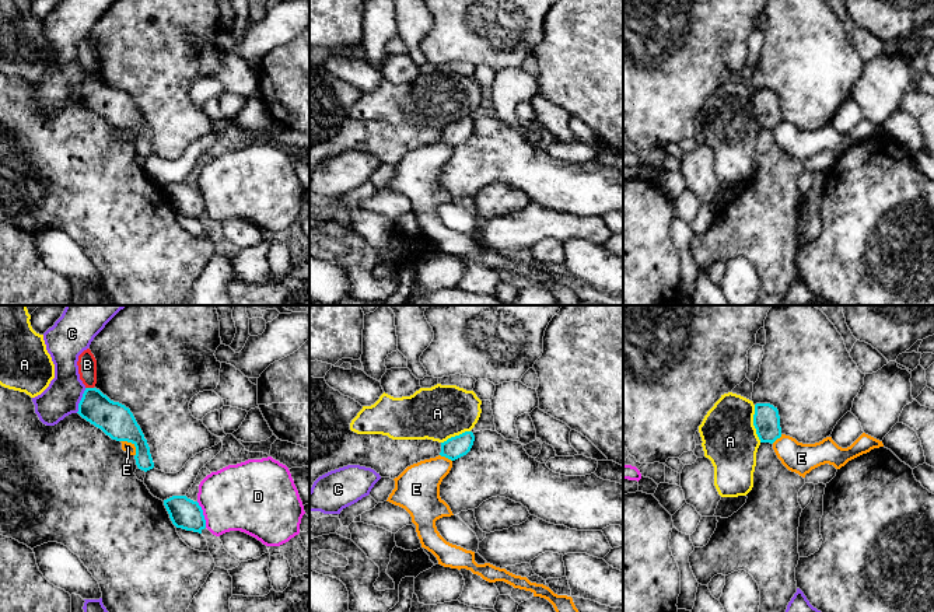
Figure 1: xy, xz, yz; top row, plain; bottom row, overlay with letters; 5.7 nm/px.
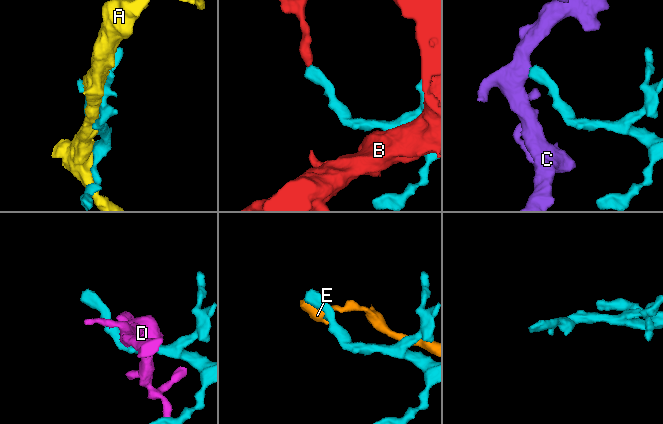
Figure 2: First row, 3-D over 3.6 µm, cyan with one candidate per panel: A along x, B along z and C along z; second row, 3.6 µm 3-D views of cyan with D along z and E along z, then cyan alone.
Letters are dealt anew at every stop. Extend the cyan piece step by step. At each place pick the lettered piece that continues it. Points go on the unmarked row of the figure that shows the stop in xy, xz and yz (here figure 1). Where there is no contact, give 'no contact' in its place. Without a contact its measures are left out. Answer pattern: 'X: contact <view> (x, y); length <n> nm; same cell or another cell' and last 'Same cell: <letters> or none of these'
A: contact yz (754, 109); length 220 nm; another cell
B: contact xy (90, 74); length 50 nm; another cell
C: contact xy (80, 87); length 160 nm; another cell
D: contact xy (202, 200); length 160 nm; another cell
E: contact xy (132, 129); length 130 nm; another cell
Same cell: none of these

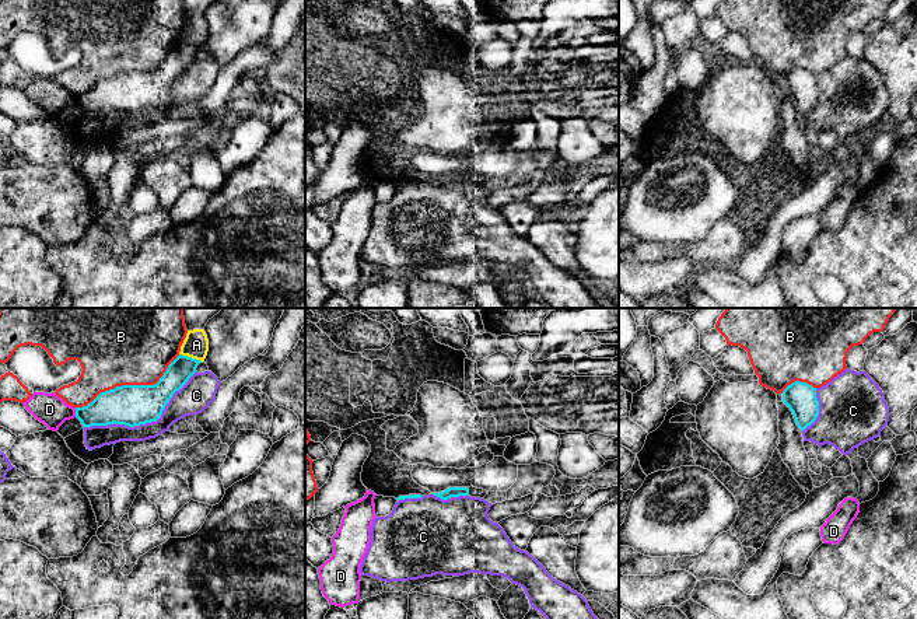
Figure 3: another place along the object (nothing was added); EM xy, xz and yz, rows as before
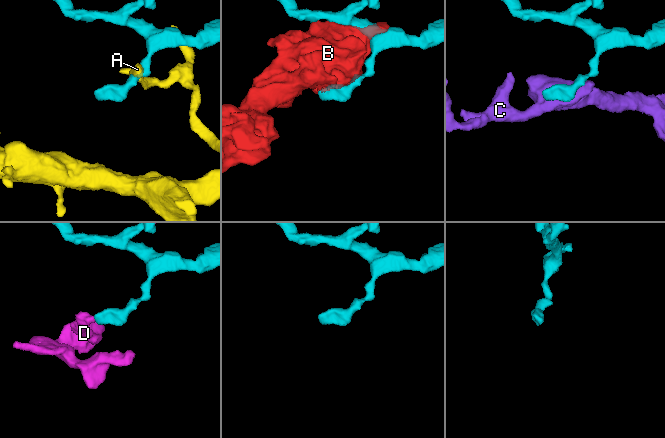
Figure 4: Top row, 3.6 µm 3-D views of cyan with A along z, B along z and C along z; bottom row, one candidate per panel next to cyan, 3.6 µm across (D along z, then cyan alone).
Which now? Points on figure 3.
A: contact xy (191, 44); length 140 nm; another cell
B: contact xy (129, 72); length 650 nm; another cell
C: contact xy (144, 109); length 700 nm; another cell
D: contact xy (76, 98); length 60 nm; another cell
Same cell: none of these

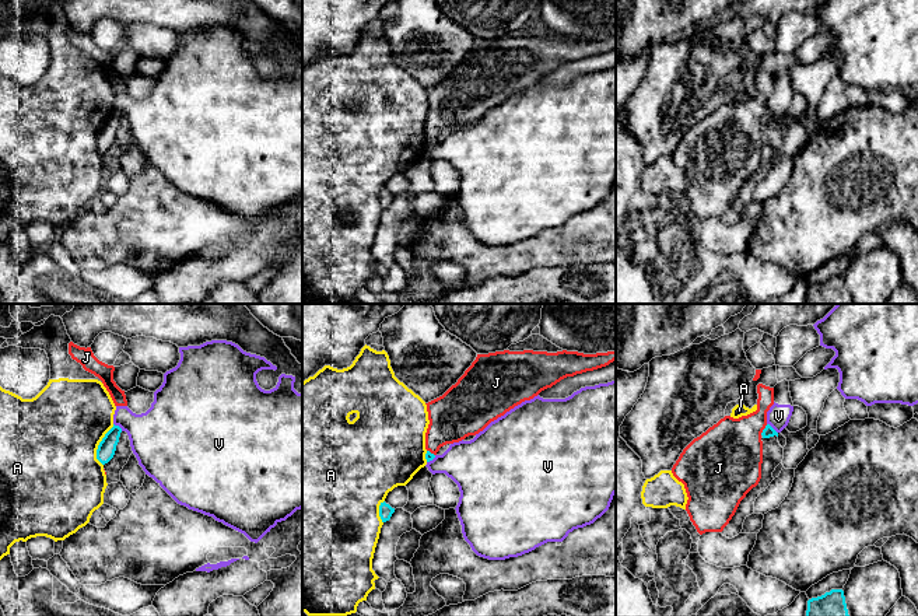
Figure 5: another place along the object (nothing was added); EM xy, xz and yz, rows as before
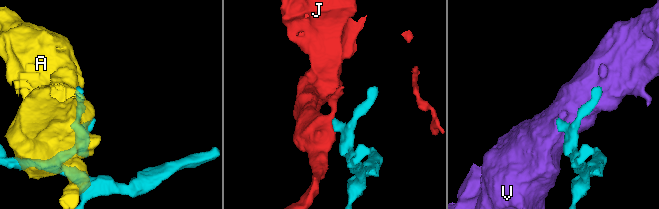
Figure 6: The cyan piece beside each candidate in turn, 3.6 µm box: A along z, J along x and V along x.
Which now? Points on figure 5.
A: contact xy (98, 132); length 240 nm; another cell
J: contact yz (763, 116); length 80 nm; another cell
V: contact yz (773, 115); length 90 nm; another cell
Same cell: none of these

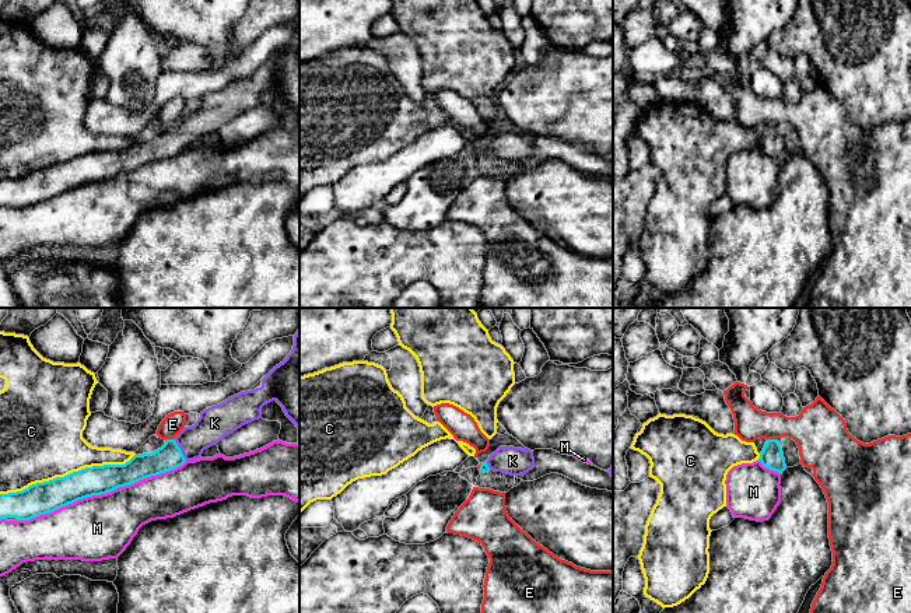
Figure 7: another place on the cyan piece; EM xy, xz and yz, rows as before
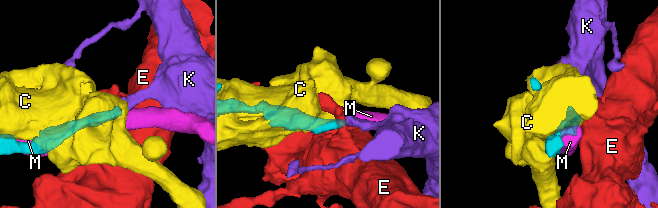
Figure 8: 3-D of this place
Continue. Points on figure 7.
C: contact xy (67, 161); length 800 nm; another cell
E: contact yz (773, 126); length 60 nm; another cell
K: contact xy (179, 136); length 150 nm; same cell
M: contact xy (102, 179); length 1050 nm; another cell
Same cell: K

